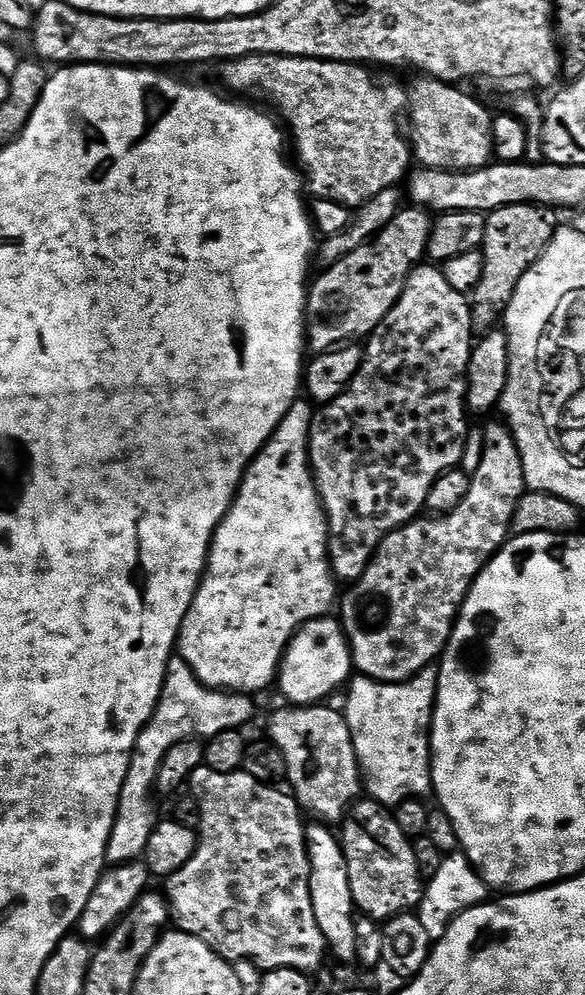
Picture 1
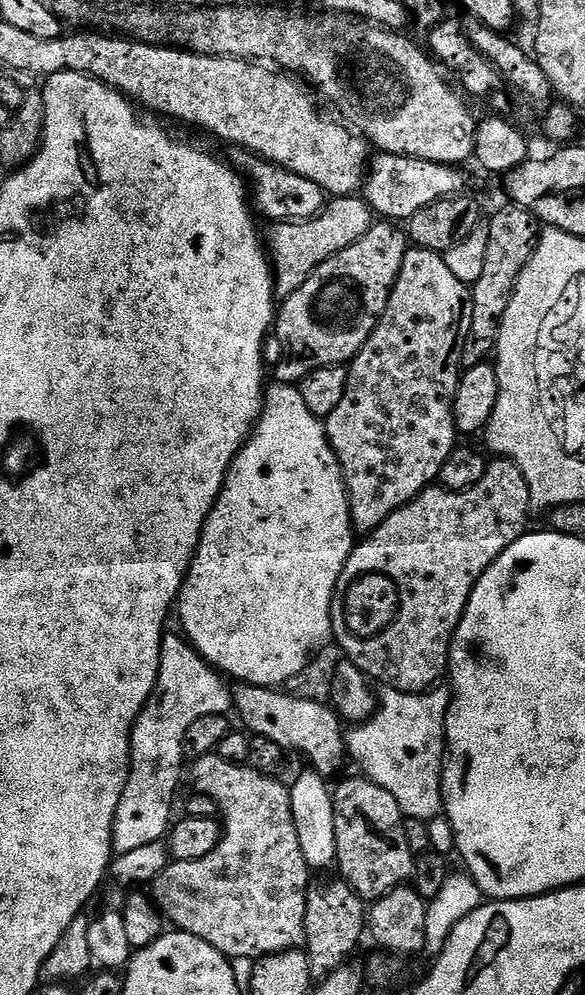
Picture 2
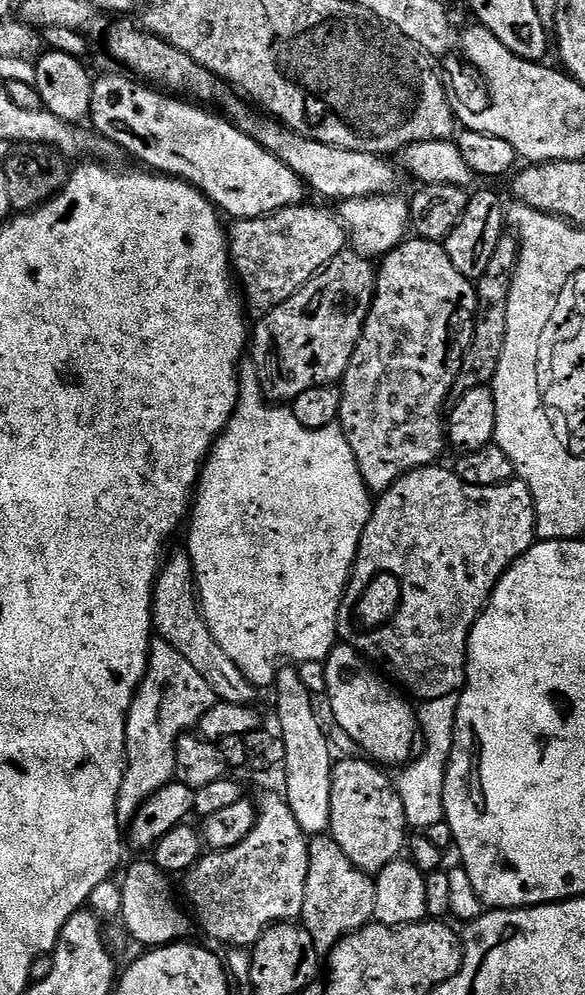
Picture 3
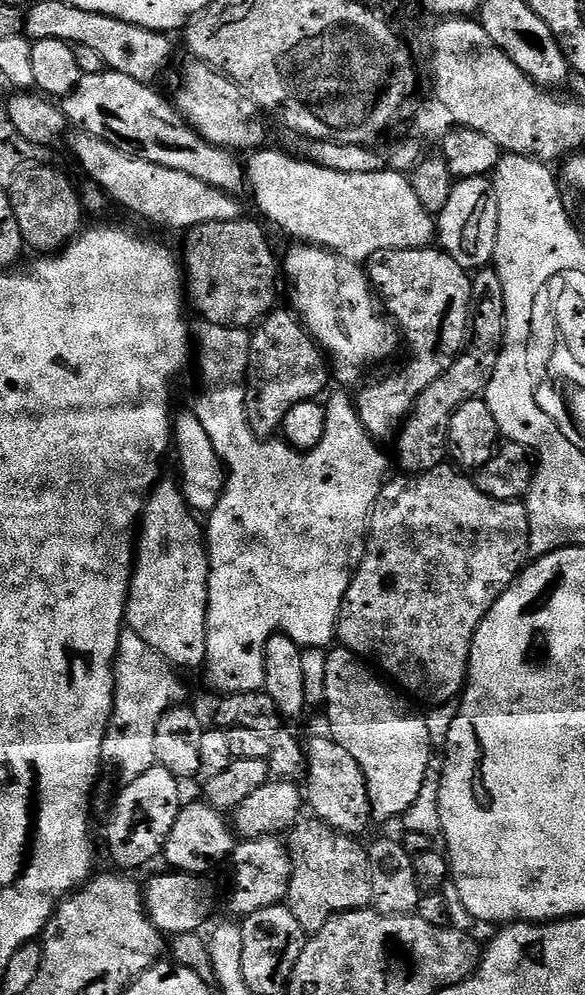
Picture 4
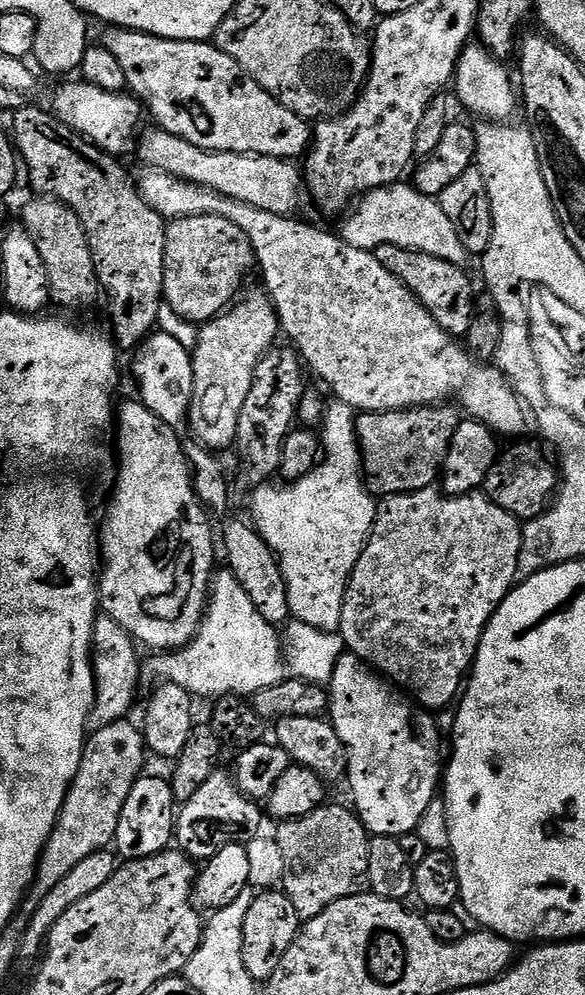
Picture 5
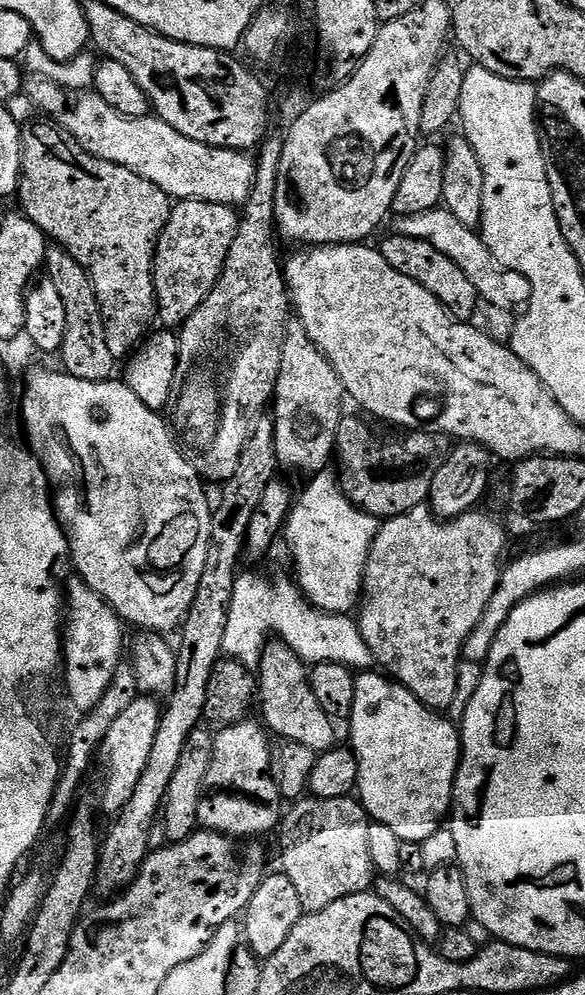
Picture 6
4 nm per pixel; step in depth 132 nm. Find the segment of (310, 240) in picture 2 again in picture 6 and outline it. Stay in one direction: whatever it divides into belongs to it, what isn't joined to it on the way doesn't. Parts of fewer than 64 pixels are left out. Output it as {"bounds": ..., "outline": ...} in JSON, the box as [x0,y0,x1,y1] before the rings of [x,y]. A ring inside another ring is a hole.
{"bounds":[152,200,238,325],"outline":[[[182,200],[173,207],[163,234],[154,244],[152,292],[161,325],[183,325],[214,290],[234,242],[238,223],[235,207],[201,200]]]}

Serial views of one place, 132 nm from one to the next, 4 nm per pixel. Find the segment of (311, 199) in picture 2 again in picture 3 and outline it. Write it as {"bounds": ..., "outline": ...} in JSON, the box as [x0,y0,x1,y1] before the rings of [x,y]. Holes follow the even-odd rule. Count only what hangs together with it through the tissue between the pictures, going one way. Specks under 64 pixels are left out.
{"bounds":[90,75,306,220],"outline":[[[123,75],[95,77],[92,85],[90,121],[92,120],[93,126],[96,127],[93,129],[99,135],[117,144],[125,153],[129,152],[134,159],[141,160],[144,163],[141,165],[145,169],[155,170],[157,173],[192,184],[210,203],[215,204],[225,217],[228,215],[232,220],[269,216],[271,212],[293,207],[305,199],[306,185],[298,178],[298,174],[294,174],[290,166],[286,166],[274,154],[270,154],[270,150],[263,148],[251,134],[244,131],[243,127],[236,125],[235,128],[232,125],[235,123],[231,119],[223,115],[215,116],[199,103],[187,104],[184,101],[187,99],[184,98],[174,100],[174,96],[170,94],[162,96],[161,91],[145,86],[129,75]]]}

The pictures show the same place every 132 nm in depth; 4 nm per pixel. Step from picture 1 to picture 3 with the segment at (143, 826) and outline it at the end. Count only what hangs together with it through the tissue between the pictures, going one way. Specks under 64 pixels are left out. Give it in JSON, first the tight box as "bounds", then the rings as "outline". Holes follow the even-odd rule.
{"bounds":[116,638,218,826],"outline":[[[156,638],[148,645],[148,669],[140,679],[140,686],[128,711],[128,725],[124,739],[126,763],[122,786],[116,799],[116,820],[128,826],[136,812],[156,792],[173,783],[176,775],[176,739],[195,729],[202,714],[218,703],[214,690],[206,686],[206,678],[170,646],[170,642]]]}

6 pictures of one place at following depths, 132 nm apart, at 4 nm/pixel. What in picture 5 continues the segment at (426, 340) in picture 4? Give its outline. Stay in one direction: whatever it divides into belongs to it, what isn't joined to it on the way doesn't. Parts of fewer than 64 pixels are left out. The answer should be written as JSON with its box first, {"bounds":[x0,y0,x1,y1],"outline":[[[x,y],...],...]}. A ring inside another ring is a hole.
{"bounds":[375,244,474,338],"outline":[[[393,244],[378,246],[375,253],[378,262],[382,262],[390,274],[394,274],[416,295],[417,302],[433,316],[442,330],[452,338],[466,336],[473,315],[474,295],[472,296],[472,280],[464,273],[465,269],[461,265],[442,262],[442,258],[411,252]]]}

